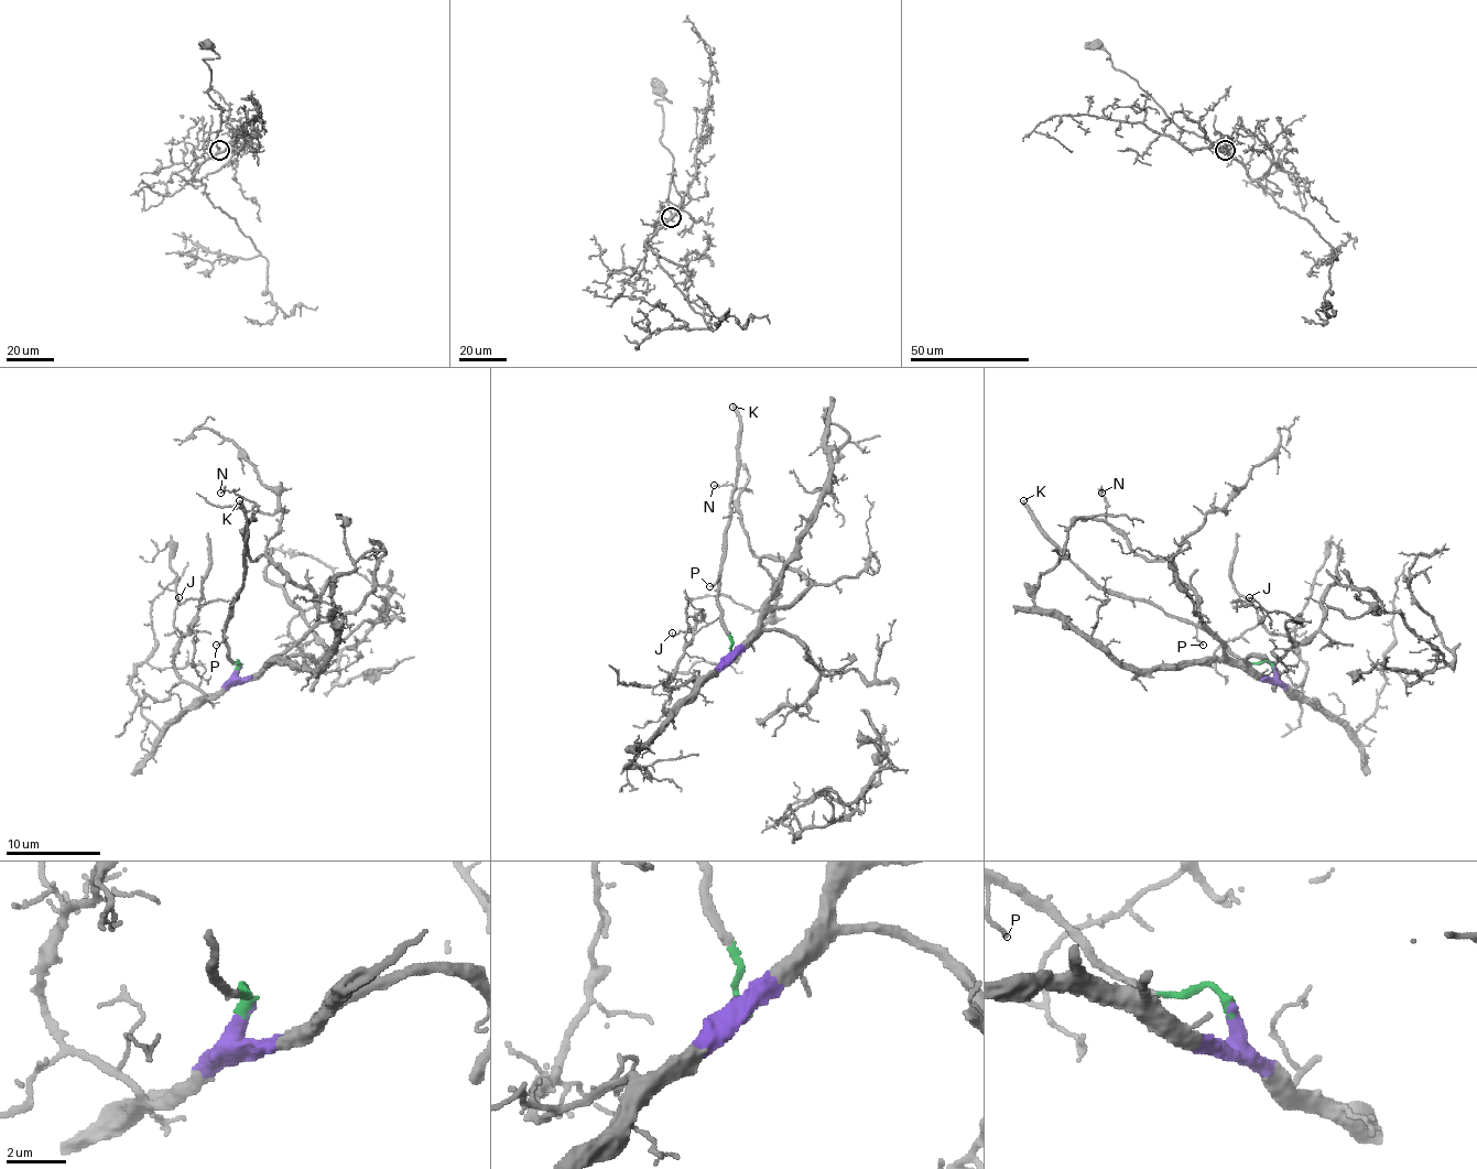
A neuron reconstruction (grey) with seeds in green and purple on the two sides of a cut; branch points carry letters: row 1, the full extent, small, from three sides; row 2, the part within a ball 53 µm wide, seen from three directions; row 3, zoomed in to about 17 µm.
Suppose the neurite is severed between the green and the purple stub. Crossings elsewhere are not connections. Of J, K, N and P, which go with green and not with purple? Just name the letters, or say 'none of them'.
K, P

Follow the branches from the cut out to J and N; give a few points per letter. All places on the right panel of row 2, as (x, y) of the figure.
J: (1274, 669), (1274, 677), (1295, 695), (1305, 669), (1299, 648), (1287, 636), (1274, 636), (1248, 597)
N: (1274, 669), (1258, 679), (1227, 655), (1174, 558), (1139, 555), (1106, 519), (1100, 493)

